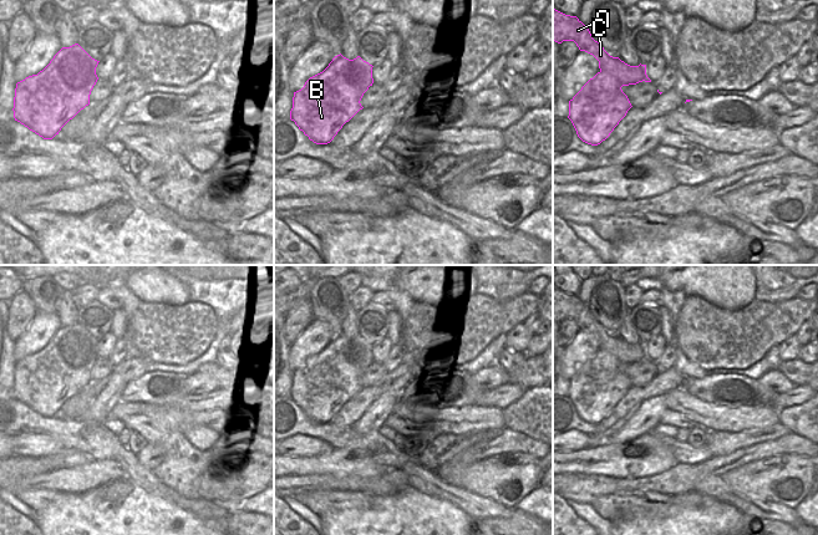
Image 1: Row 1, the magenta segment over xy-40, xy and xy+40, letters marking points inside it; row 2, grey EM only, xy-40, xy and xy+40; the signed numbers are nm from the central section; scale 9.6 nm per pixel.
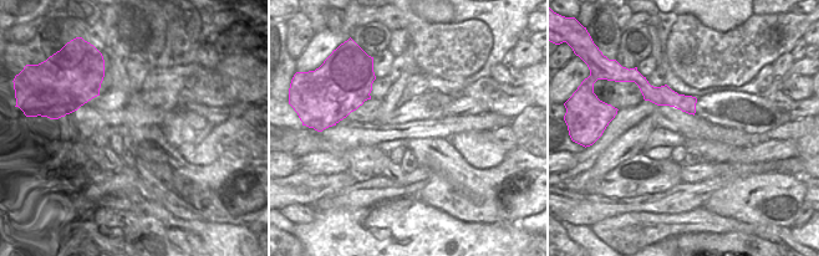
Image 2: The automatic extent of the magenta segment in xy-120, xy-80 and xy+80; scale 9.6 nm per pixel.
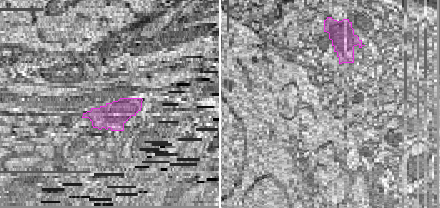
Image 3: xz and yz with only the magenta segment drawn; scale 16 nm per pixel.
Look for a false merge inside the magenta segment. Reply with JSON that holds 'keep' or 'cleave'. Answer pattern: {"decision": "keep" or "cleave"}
{"decision": "cleave"}

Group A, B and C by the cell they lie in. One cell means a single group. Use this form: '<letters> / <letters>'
A C / B

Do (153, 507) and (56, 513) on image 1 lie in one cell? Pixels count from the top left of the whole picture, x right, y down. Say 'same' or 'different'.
same

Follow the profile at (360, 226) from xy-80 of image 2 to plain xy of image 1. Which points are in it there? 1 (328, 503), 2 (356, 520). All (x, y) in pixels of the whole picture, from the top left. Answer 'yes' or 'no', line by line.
1: no
2: yes

